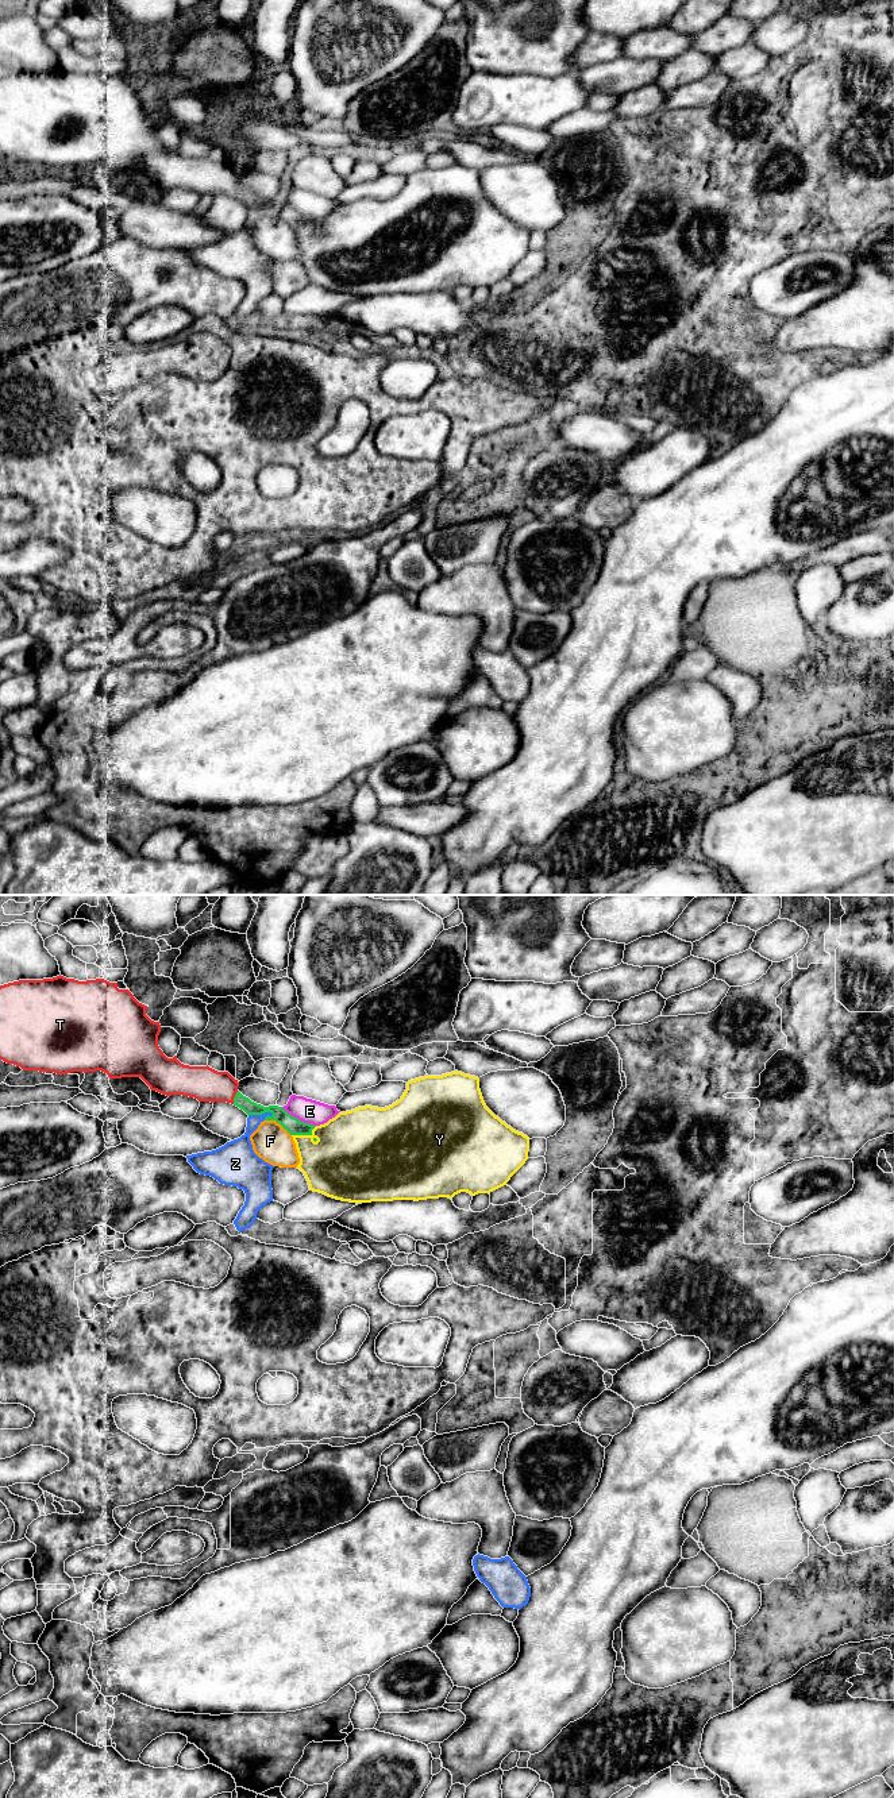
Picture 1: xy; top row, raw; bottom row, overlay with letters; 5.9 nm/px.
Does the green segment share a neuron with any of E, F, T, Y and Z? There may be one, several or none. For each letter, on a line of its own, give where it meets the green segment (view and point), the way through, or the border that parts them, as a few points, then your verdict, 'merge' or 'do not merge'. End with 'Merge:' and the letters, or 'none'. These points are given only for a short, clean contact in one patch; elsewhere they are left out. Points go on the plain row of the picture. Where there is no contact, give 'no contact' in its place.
E: meets green in xy at (297, 212); do not merge
F: meets green in xy at (278, 215); do not merge
T: meets green in xy at (234, 191); runs through xy (239, 193), (234, 191), (223, 180), (203, 176); merge
Y: meets green in xy at (304, 227); do not merge
Z: meets green in xy at (261, 207); do not merge
Merge: T

